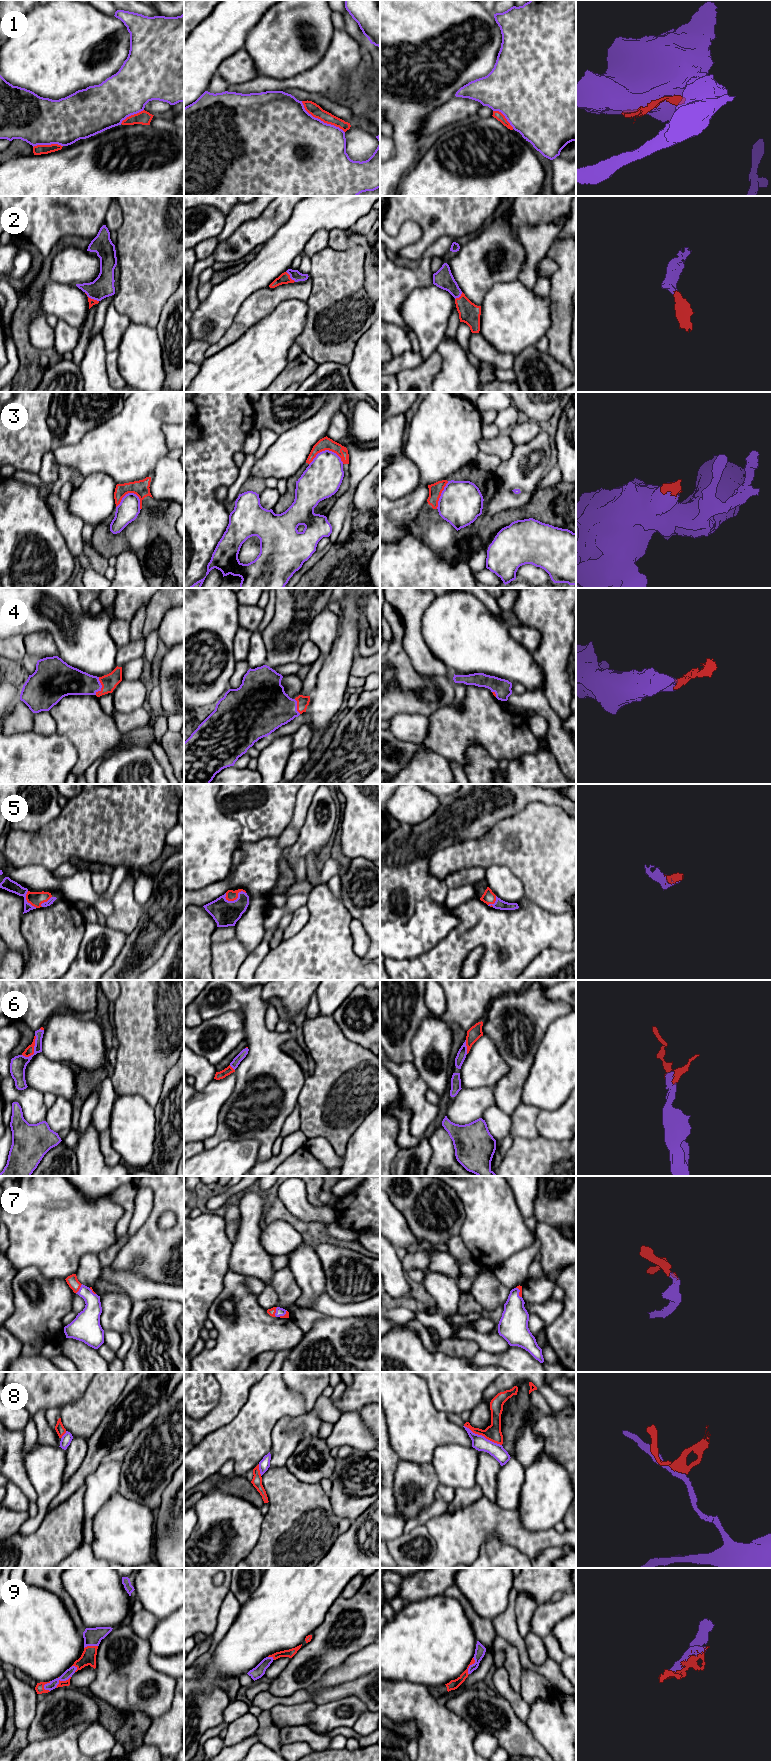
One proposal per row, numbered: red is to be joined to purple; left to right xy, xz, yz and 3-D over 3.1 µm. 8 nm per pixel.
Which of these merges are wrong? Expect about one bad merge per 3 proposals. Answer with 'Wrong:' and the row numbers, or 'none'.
Wrong: 1, 3, 8

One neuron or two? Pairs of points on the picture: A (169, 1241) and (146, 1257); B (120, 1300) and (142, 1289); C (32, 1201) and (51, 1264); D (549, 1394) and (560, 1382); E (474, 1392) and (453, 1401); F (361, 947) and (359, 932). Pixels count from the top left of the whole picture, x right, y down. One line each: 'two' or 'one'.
A: one
B: two
C: one
D: two
E: one
F: one

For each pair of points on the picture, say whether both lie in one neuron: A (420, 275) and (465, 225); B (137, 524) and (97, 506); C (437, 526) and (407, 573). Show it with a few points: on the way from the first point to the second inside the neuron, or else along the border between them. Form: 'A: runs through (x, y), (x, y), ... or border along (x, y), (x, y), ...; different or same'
A: border along (452, 238), (441, 236), (430, 247); different
B: border along (114, 511), (94, 528); different
C: border along (411, 534), (428, 545), (443, 559); different

